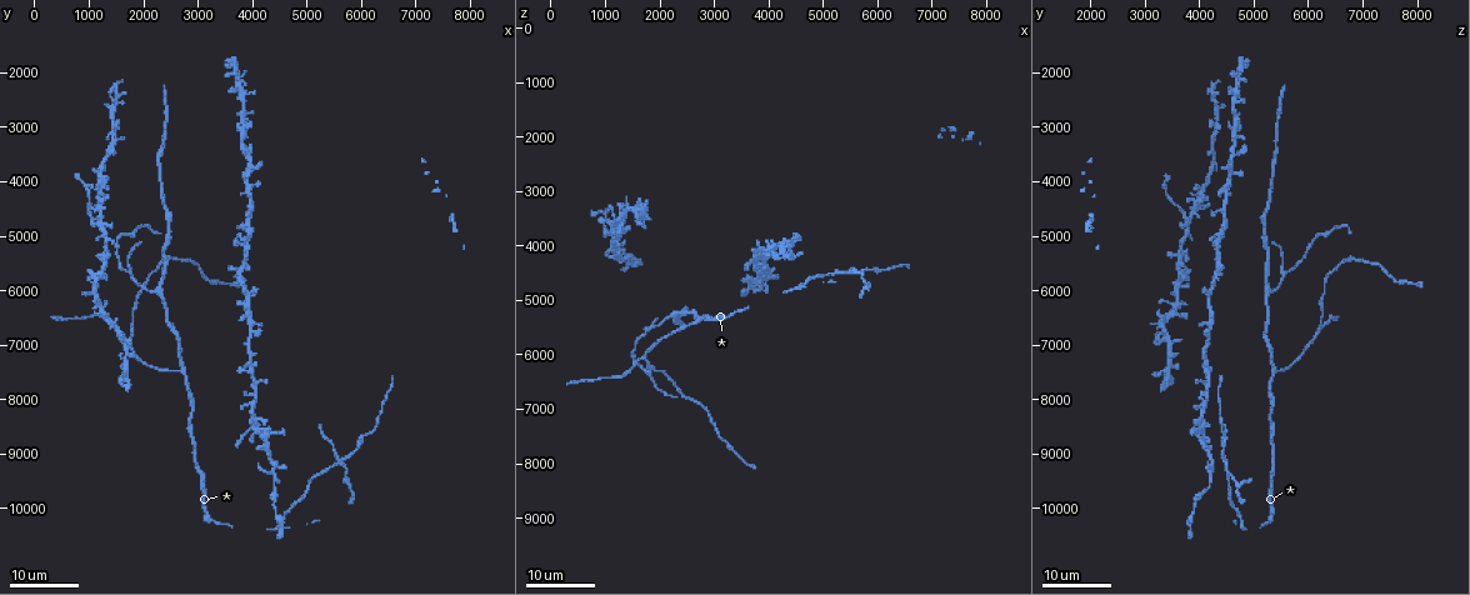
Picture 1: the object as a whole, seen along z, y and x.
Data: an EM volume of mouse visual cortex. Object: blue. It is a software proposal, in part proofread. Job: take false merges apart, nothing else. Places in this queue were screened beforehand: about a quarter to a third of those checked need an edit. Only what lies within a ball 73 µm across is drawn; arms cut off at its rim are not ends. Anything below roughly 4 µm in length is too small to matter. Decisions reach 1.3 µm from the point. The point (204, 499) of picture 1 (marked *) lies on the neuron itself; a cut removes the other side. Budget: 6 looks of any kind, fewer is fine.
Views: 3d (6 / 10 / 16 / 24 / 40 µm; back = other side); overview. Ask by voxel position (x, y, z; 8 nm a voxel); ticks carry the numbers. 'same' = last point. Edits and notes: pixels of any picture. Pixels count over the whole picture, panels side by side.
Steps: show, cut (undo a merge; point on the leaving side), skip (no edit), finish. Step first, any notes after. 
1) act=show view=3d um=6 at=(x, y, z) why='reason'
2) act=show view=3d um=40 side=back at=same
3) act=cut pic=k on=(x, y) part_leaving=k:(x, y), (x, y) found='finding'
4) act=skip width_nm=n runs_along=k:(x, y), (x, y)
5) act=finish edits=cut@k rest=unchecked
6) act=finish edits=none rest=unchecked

act=show view=3d um=24 at=(5650, 9150, 4450) why='looks like a crossing'

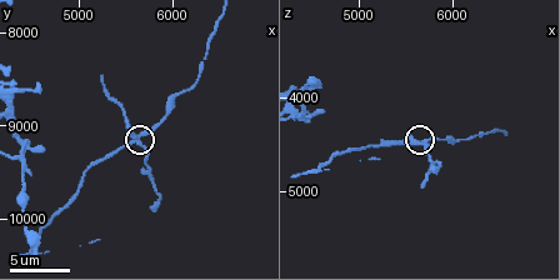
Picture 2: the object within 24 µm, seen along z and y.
act=show view=3d um=6 at=(5650, 9100, 4500) why='zoom in'

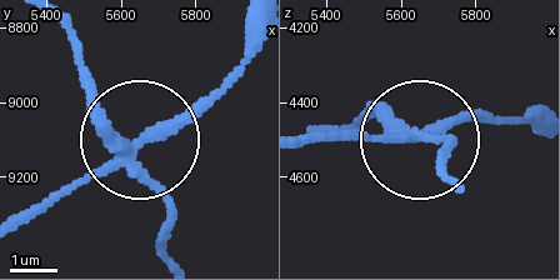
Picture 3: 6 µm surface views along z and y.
act=cut pic=3 on=(170, 218) width_nm=240 found='two neurons meet here'

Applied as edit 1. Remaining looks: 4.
act=show view=3d um=16 at=(1750, 5650, 5600)

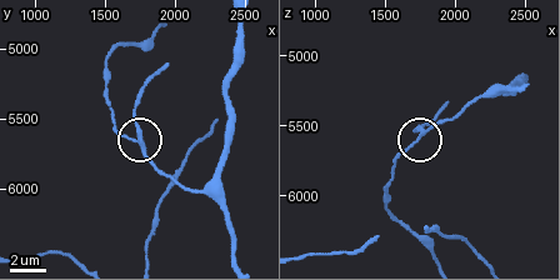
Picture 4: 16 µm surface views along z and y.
act=show view=3d um=10 at=(1740, 5680, 5560)

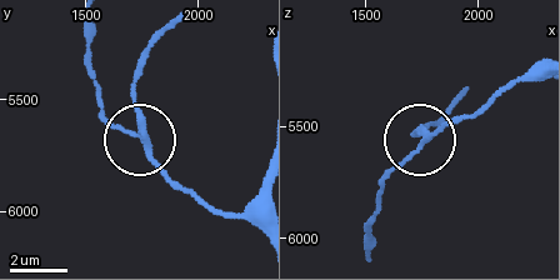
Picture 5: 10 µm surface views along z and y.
act=skip width_nm=220 runs_along=5:(254, 226), (204, 205), (146, 148), (133, 71) found='continuous, no second neuron'

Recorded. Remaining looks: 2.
act=show view=3d um=24 at=(2200, 6000, 5250)

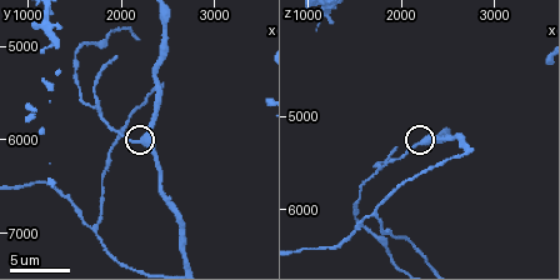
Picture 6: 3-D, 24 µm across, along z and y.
act=show view=3d um=6 at=(2200, 6000, 5250)

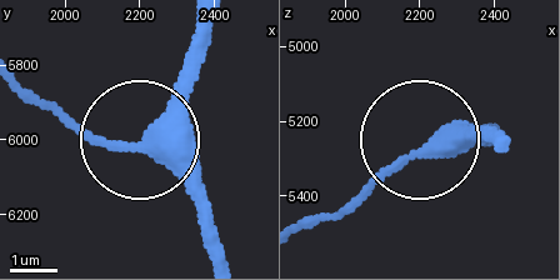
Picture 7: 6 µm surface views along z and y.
act=skip found='all the same neuron'

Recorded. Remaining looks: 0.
act=finish edits=cut@3 rest=unchecked

